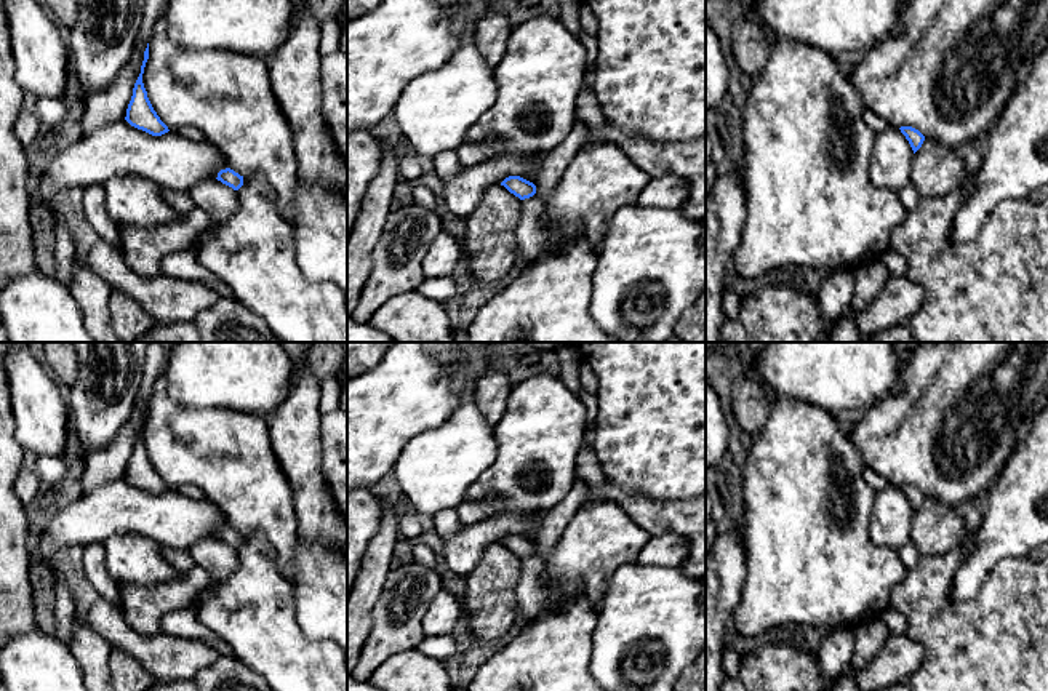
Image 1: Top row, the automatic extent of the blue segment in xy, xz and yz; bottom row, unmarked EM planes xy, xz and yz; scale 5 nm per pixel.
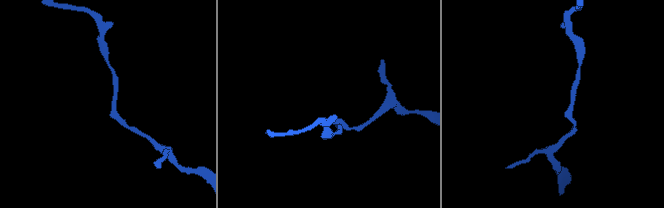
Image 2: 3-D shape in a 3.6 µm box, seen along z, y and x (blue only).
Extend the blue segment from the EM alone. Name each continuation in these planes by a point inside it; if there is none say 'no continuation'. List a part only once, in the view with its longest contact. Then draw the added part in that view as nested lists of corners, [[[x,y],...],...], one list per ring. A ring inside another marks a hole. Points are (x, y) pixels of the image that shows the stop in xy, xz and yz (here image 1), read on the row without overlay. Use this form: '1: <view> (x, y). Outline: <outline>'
no continuation

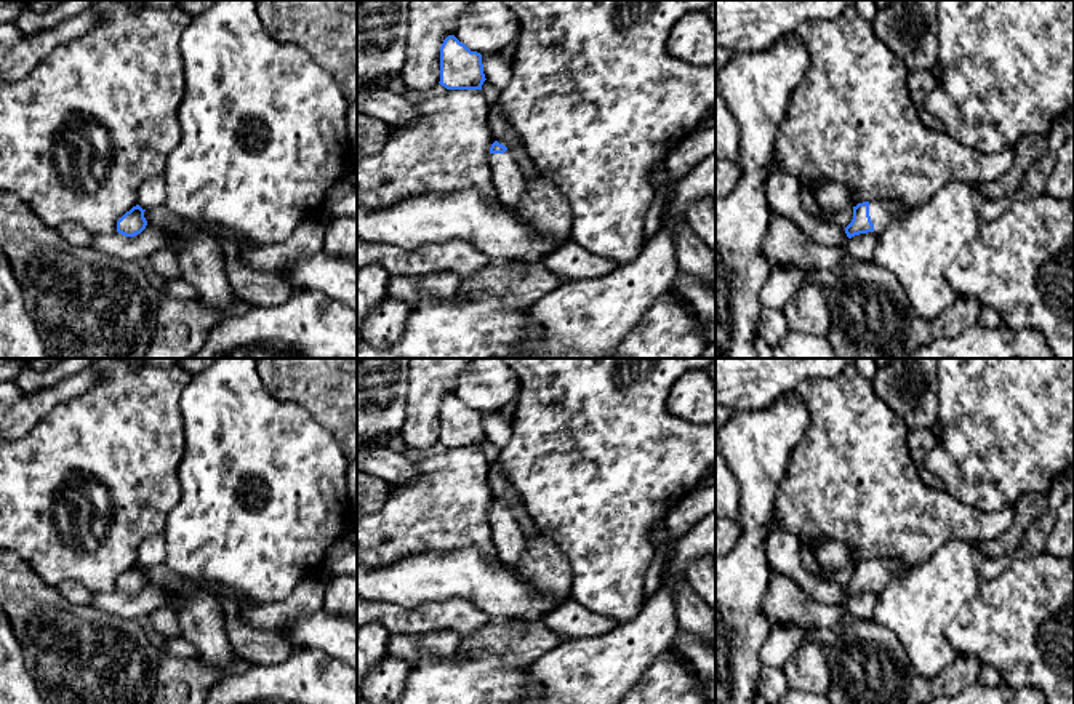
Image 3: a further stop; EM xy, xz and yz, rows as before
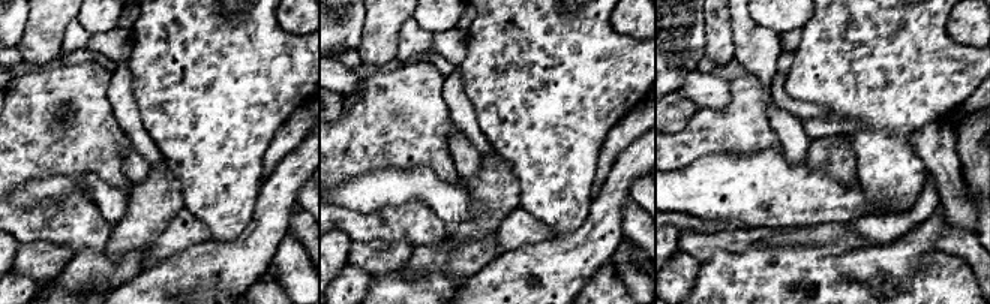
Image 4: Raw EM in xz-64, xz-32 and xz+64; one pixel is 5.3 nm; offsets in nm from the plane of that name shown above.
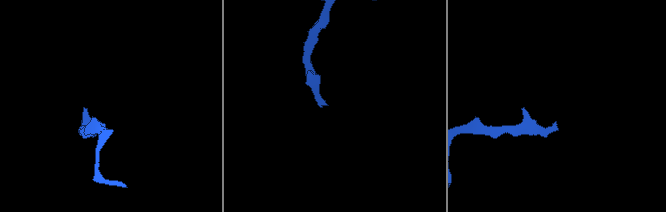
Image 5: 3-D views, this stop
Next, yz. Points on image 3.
1: yz (882, 572). Outline: [[[898,558],[869,560],[869,574],[874,582],[872,592],[879,594],[893,579],[906,574],[908,570],[909,568]]]

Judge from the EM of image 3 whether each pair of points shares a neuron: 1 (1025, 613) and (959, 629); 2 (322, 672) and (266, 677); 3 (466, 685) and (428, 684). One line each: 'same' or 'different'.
1: same
2: same
3: same

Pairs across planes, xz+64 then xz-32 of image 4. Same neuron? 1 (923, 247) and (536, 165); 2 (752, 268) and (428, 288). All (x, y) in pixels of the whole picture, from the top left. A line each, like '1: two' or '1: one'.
1: two
2: one

